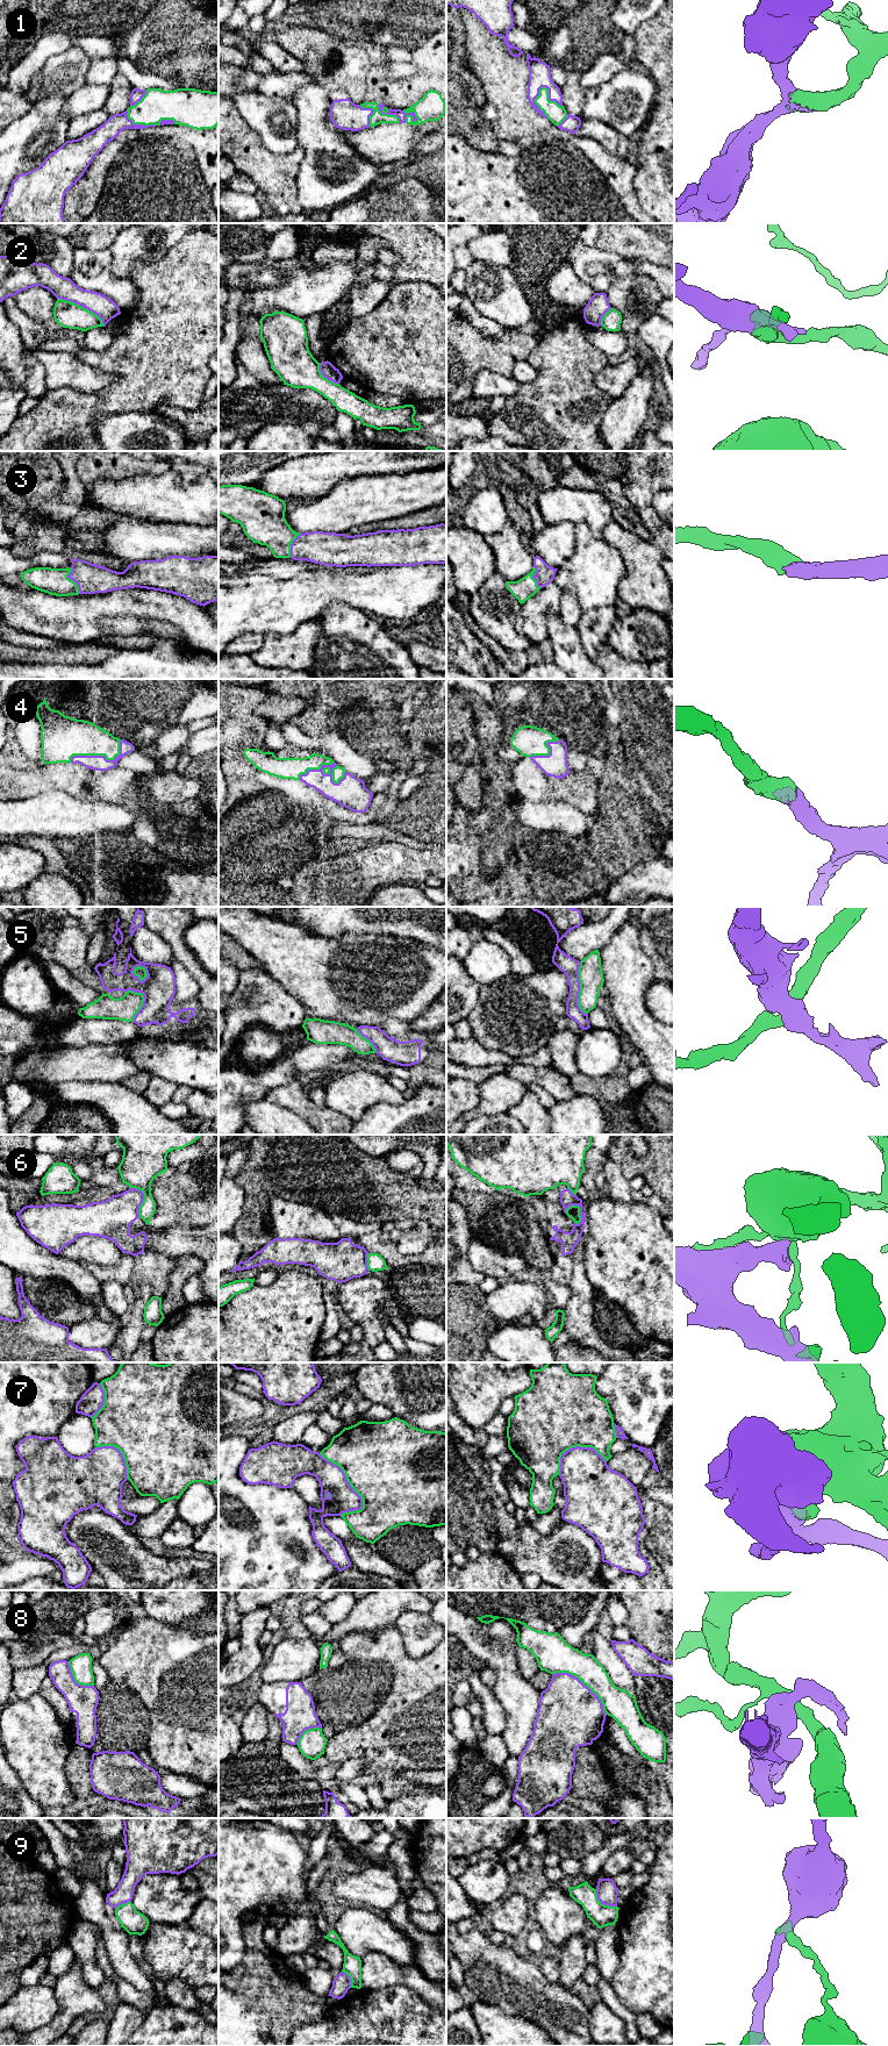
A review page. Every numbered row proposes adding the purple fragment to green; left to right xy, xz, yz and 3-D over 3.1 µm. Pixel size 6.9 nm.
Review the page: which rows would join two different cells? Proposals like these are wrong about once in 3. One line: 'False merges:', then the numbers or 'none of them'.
False merges: 2, 5, 6, 8, 9

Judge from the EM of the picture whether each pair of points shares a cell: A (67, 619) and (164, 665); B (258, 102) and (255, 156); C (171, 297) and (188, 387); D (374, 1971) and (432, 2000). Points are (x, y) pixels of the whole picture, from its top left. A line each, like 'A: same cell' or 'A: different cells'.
A: different cells
B: different cells
C: same cell
D: same cell

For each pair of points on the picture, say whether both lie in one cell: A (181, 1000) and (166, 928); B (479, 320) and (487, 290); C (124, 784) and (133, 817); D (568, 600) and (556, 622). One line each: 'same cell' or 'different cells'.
A: different cells
B: different cells
C: different cells
D: different cells

